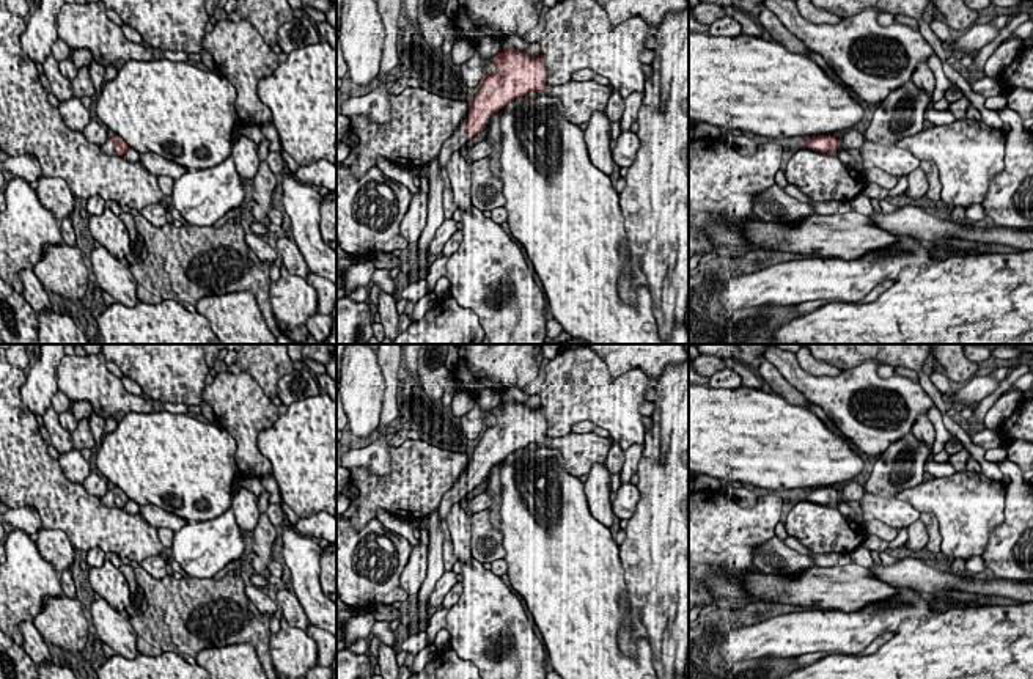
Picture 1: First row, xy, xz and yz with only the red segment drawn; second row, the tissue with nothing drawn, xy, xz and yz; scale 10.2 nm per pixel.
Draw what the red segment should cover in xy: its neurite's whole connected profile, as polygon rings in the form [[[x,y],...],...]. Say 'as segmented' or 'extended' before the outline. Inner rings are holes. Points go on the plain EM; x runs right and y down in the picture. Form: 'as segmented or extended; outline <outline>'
extended; outline [[[115,487],[102,495],[101,501],[108,508],[123,508],[129,498],[119,487]]]

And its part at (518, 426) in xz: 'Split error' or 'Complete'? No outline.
Split error

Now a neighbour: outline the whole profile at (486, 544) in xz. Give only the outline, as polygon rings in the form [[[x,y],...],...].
[[[489,509],[470,516],[470,552],[472,558],[483,563],[503,560],[503,533],[489,522]]]

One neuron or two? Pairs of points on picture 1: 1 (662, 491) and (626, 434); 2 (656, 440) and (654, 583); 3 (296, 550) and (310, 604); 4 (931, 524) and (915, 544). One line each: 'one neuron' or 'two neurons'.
1: two neurons
2: one neuron
3: one neuron
4: two neurons

